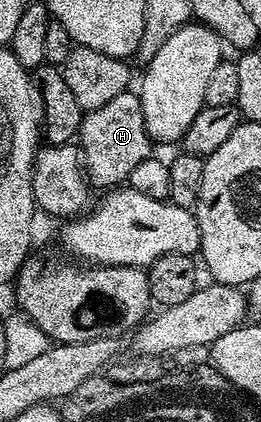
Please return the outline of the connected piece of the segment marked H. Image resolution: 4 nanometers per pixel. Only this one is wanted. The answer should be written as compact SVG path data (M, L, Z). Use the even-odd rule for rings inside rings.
M135 91L118 94L106 106L100 106L93 112L85 112L78 133L82 145L84 171L91 183L100 190L111 190L127 181L130 170L138 162L153 155L154 142L148 137L146 118L142 118L142 102Z

